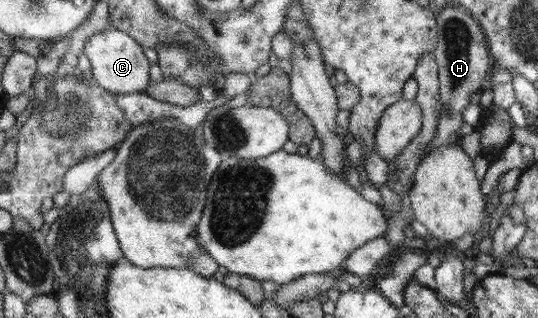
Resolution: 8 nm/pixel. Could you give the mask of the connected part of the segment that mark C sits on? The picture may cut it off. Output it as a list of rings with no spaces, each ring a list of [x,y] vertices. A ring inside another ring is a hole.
[[[106,27],[101,33],[92,35],[84,52],[90,64],[92,64],[92,74],[100,87],[110,94],[132,94],[142,93],[149,89],[150,82],[150,61],[144,55],[144,49],[130,35],[118,29]]]

